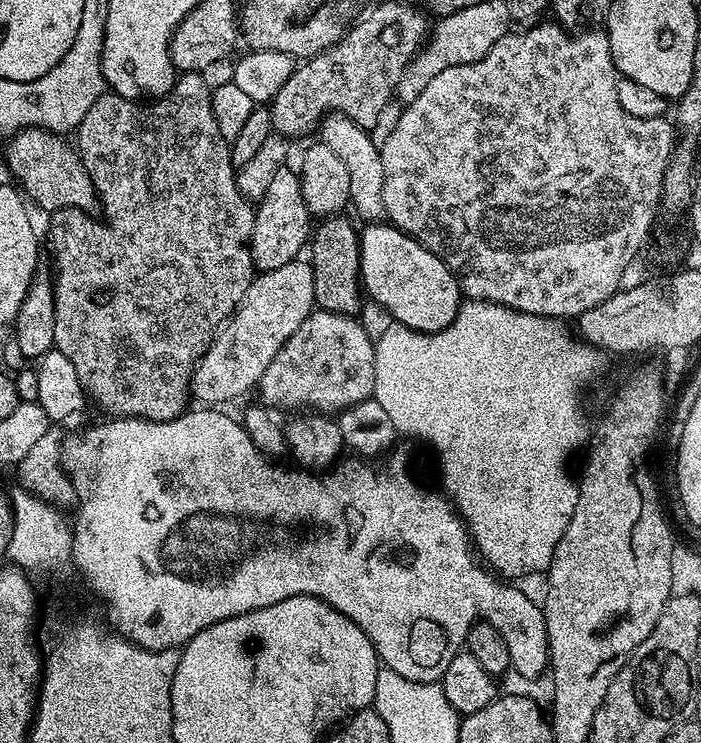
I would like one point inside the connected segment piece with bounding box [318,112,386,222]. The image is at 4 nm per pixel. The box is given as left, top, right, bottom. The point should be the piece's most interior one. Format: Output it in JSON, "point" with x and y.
{"point":[353,144]}

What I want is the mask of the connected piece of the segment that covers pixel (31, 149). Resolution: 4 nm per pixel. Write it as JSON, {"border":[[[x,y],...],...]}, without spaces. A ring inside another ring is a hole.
{"border":[[[23,128],[7,141],[8,149],[2,156],[3,163],[8,166],[9,177],[18,185],[19,191],[32,204],[36,203],[44,214],[63,208],[80,208],[89,214],[99,213],[101,205],[95,184],[77,149],[64,140],[67,139],[63,135],[49,132],[47,128]]]}

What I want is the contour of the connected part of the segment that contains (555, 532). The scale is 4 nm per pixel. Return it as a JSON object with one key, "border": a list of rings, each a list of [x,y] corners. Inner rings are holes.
{"border":[[[465,299],[454,322],[450,322],[450,326],[442,330],[415,332],[406,326],[392,322],[389,323],[389,328],[380,337],[377,335],[374,340],[376,349],[374,350],[372,396],[375,407],[386,410],[386,415],[390,417],[390,422],[394,422],[397,433],[401,437],[413,436],[414,439],[429,444],[436,451],[436,460],[440,463],[440,480],[445,488],[443,491],[451,500],[453,508],[459,512],[460,519],[468,529],[471,543],[478,549],[479,555],[504,578],[532,576],[535,572],[547,573],[550,562],[554,558],[554,550],[562,534],[566,534],[566,526],[570,526],[570,518],[574,518],[574,506],[578,506],[578,484],[574,476],[568,473],[568,455],[578,451],[584,439],[584,443],[589,439],[590,428],[584,425],[580,395],[583,394],[584,388],[590,387],[603,374],[606,356],[600,349],[585,344],[579,335],[574,334],[573,329],[571,332],[564,324],[567,323],[563,319],[554,316],[526,314],[508,308],[505,304]]]}

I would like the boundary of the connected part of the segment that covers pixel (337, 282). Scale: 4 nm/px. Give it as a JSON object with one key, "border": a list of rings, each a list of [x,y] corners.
{"border":[[[337,214],[325,216],[315,225],[310,237],[310,263],[314,274],[315,307],[326,312],[342,312],[345,314],[359,313],[360,296],[362,300],[362,285],[360,282],[360,232],[350,221],[347,215]]]}

